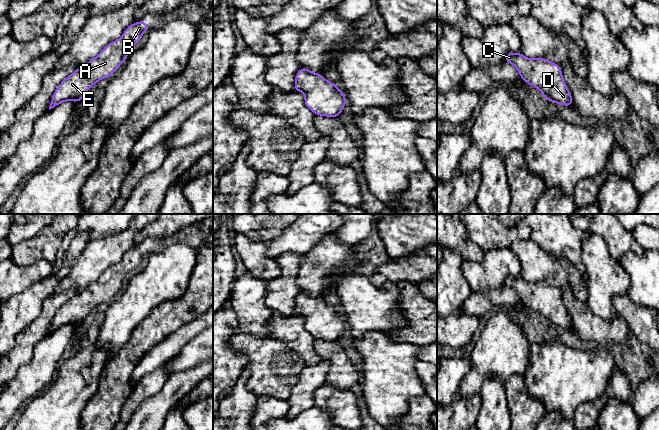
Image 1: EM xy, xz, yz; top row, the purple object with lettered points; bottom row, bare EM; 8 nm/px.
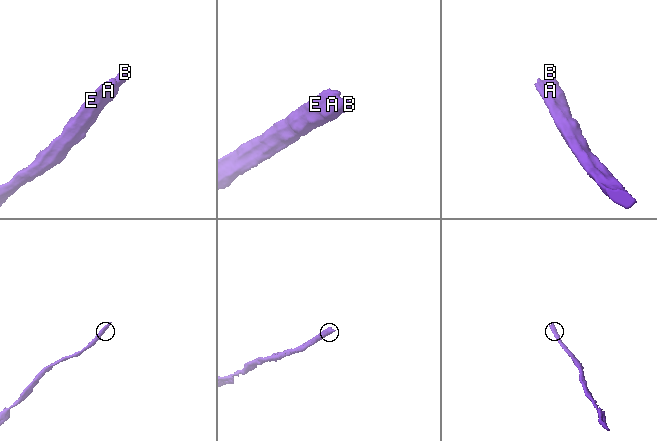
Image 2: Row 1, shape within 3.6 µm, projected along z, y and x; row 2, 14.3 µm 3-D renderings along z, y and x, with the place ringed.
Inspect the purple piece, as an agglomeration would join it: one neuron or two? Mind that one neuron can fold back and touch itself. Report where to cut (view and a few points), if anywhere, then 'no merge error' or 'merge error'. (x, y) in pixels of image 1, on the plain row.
cut none; no merge error

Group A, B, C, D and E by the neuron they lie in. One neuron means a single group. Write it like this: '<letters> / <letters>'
A B C D E

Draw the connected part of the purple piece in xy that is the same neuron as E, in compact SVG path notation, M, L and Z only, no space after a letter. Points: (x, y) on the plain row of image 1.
M144 245L133 247L123 256L119 264L109 267L97 281L82 292L76 293L53 317L49 334L64 325L80 327L92 309L110 301L118 293L146 254L150 254L150 250Z

